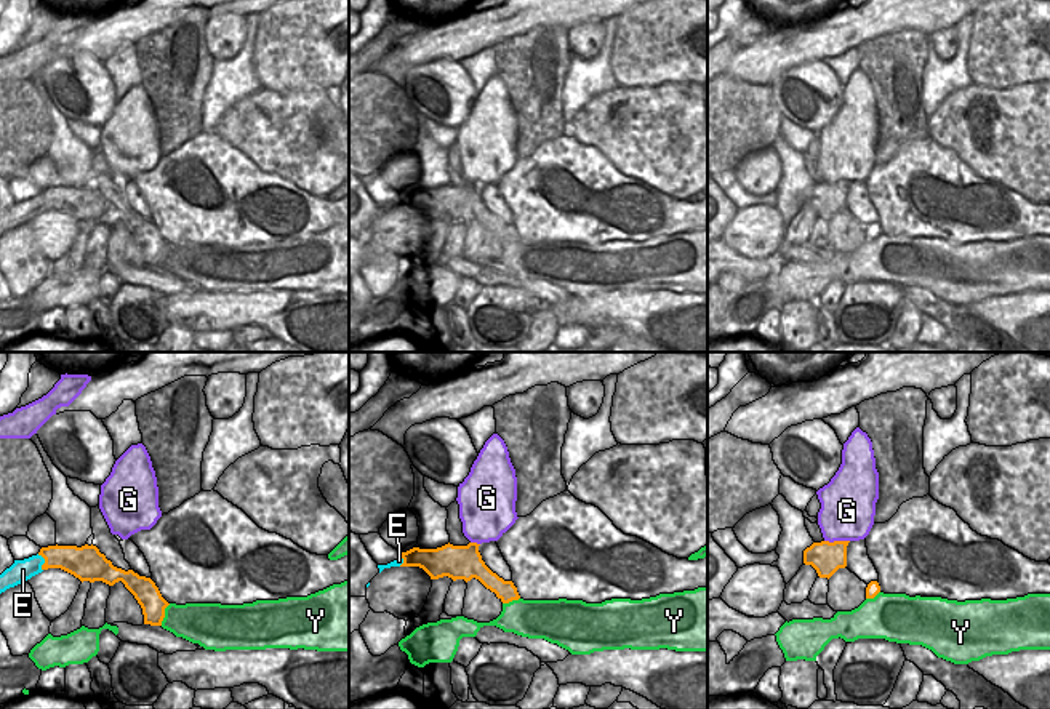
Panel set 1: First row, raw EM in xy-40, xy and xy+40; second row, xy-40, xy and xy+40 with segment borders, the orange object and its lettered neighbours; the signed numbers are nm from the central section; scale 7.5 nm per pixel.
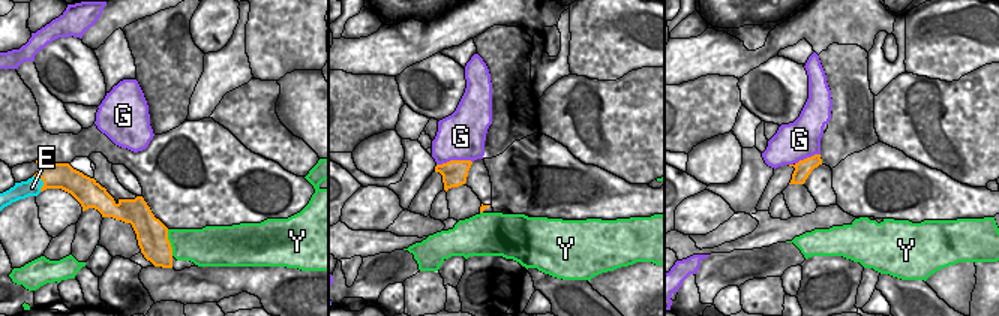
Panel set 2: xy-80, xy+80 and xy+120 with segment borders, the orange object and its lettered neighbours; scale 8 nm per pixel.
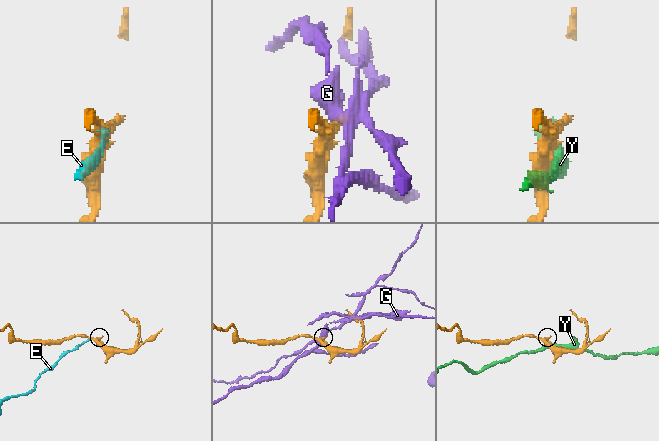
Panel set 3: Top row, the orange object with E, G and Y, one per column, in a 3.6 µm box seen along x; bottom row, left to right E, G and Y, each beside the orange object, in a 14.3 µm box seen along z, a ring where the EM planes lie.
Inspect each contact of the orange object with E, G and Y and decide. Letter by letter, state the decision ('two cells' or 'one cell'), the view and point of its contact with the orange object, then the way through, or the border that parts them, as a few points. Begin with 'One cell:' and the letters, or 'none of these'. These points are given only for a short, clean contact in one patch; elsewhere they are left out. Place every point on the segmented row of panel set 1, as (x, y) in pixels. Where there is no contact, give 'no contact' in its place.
One cell: none of these
E: two cells; meets orange in xy-40 at (45, 562); border along xy-40 (37, 554), (44, 559), (42, 570)
G: two cells; meets orange in xy+40 at (837, 541)
Y: two cells; meets orange in xy-40 at (164, 615)

